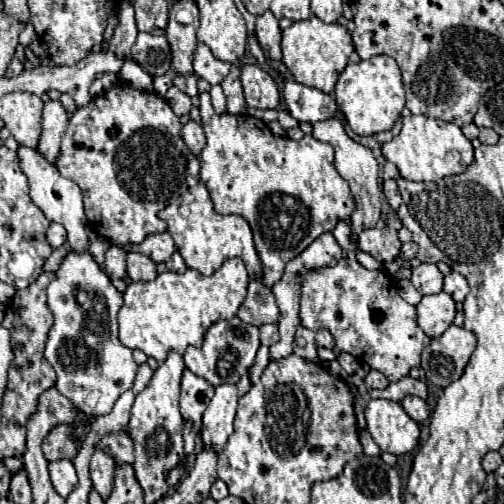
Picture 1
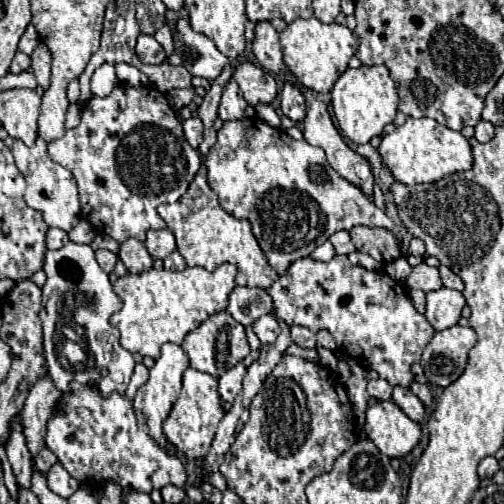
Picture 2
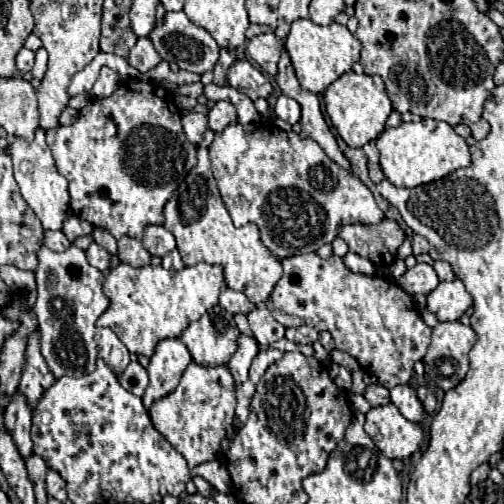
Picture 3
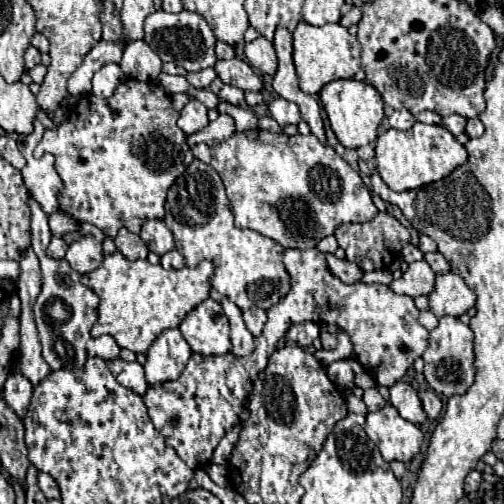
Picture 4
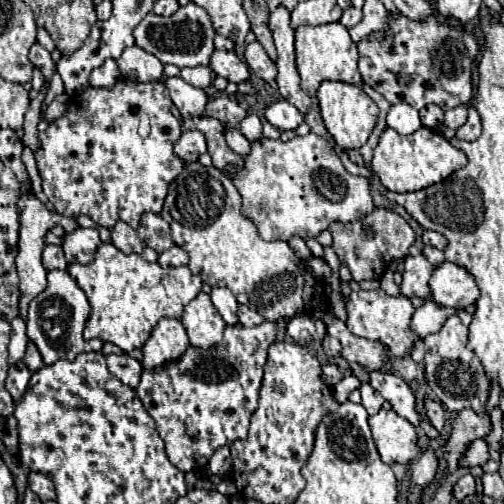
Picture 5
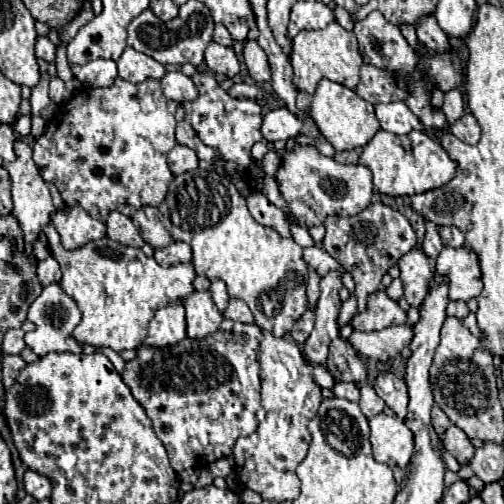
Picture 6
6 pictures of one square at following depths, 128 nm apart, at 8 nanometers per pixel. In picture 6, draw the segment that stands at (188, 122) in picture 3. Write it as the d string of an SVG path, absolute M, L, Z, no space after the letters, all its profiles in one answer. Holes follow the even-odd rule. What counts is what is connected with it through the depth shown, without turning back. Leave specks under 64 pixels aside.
M166 72L166 76L162 78L162 90L164 90L166 98L172 98L178 104L196 100L196 96L198 96L194 82L188 76L184 76L182 72Z

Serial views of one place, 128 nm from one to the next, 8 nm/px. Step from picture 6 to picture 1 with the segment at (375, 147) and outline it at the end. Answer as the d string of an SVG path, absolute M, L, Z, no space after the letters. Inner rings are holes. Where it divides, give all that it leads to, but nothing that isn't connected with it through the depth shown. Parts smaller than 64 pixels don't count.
M404 112L402 130L390 142L382 144L384 158L398 166L400 174L414 182L432 182L446 176L462 174L474 162L472 142L462 134L460 126L430 116L414 116Z

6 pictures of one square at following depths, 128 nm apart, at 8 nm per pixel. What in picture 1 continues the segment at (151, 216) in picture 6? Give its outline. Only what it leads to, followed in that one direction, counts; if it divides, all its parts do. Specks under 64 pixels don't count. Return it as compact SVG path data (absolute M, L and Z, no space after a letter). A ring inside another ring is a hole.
M162 232L162 234L150 234L150 236L146 236L144 238L144 242L140 242L140 244L130 244L128 246L120 246L114 243L111 243L112 246L118 246L120 248L124 248L126 251L132 252L140 252L140 254L144 254L144 256L148 256L148 258L152 258L156 264L158 262L168 262L170 258L172 258L172 254L176 252L176 246L174 246L174 240L172 240L172 236L168 234L168 232Z

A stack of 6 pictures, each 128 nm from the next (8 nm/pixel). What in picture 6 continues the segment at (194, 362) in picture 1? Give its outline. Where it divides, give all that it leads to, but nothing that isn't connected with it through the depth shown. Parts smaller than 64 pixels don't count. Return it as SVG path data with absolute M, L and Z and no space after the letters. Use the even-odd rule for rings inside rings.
M208 290L194 292L186 302L186 324L188 324L188 336L194 340L202 340L208 334L216 332L224 316L212 302L212 296Z

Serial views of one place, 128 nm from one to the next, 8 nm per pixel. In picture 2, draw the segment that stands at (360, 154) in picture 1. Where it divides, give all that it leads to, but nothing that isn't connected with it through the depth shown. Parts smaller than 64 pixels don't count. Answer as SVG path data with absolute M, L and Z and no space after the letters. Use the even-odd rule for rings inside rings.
M300 86L300 90L304 92L306 104L308 104L308 114L306 114L306 120L304 120L304 140L306 140L308 144L312 144L312 146L324 148L326 158L328 158L328 164L330 164L342 178L346 178L348 182L352 182L354 186L358 186L368 198L372 198L374 176L372 176L372 166L370 166L370 162L368 162L364 156L360 156L360 154L356 154L354 150L348 148L348 144L342 140L340 132L336 130L336 126L334 126L334 122L332 122L332 118L330 118L330 114L328 114L326 104L320 102L320 100L316 100L316 94L310 92L308 88Z

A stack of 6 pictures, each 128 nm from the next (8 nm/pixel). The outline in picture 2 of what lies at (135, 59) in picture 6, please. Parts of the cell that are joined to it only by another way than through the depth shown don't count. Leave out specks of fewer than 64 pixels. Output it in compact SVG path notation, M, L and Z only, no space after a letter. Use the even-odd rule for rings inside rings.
M140 34L136 44L136 54L142 64L162 64L166 62L166 52L154 36Z

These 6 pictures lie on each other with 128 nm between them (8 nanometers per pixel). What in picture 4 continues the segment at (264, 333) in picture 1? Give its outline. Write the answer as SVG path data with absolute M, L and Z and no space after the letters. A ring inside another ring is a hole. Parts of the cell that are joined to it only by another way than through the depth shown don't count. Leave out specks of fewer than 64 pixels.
M248 308L244 312L244 322L246 322L246 328L254 336L260 336L262 334L262 328L266 324L266 310L262 310L262 308Z

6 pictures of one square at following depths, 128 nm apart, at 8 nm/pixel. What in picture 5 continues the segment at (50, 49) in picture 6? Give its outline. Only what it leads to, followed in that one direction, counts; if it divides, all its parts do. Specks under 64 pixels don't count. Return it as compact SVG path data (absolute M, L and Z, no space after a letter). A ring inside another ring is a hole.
M36 42L36 44L30 48L28 58L30 58L32 66L36 66L36 68L42 70L42 74L44 74L46 80L45 84L48 87L50 85L52 74L54 74L54 62L52 62L52 58L50 58L50 52L44 50L44 48Z

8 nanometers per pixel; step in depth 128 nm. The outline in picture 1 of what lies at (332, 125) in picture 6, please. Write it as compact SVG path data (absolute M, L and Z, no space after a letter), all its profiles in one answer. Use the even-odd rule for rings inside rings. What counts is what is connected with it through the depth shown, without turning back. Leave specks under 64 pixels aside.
M386 54L372 56L370 60L362 60L358 64L350 62L336 82L334 96L340 104L340 110L344 112L346 120L348 120L348 124L360 136L372 136L382 130L392 130L392 126L400 118L404 104L406 104L400 68L398 68L396 60Z

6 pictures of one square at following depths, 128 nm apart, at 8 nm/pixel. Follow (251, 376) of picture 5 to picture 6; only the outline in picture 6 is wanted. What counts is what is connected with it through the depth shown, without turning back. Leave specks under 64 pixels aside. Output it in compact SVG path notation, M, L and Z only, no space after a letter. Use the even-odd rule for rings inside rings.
M224 320L218 332L202 340L186 338L180 344L168 348L140 346L136 358L128 362L122 378L152 420L154 432L162 440L176 472L186 468L204 468L218 458L228 456L238 438L250 436L256 430L256 412L260 410L260 340L262 332L256 324Z

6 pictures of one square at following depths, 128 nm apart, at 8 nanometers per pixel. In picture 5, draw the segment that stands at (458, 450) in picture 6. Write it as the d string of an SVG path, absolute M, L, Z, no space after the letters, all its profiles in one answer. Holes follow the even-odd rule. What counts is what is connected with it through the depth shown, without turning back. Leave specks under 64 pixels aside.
M476 440L476 444L472 444L472 448L468 448L468 452L464 454L460 466L482 466L488 458L490 458L488 444L484 440Z

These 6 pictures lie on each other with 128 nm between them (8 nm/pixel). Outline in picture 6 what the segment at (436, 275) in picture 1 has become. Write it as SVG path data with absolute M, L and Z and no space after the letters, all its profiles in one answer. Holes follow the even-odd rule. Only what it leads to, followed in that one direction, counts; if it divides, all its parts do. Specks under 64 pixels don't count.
M414 248L400 258L398 266L400 266L400 280L404 284L404 298L410 302L410 306L418 308L434 280L428 256L424 256L422 250Z

